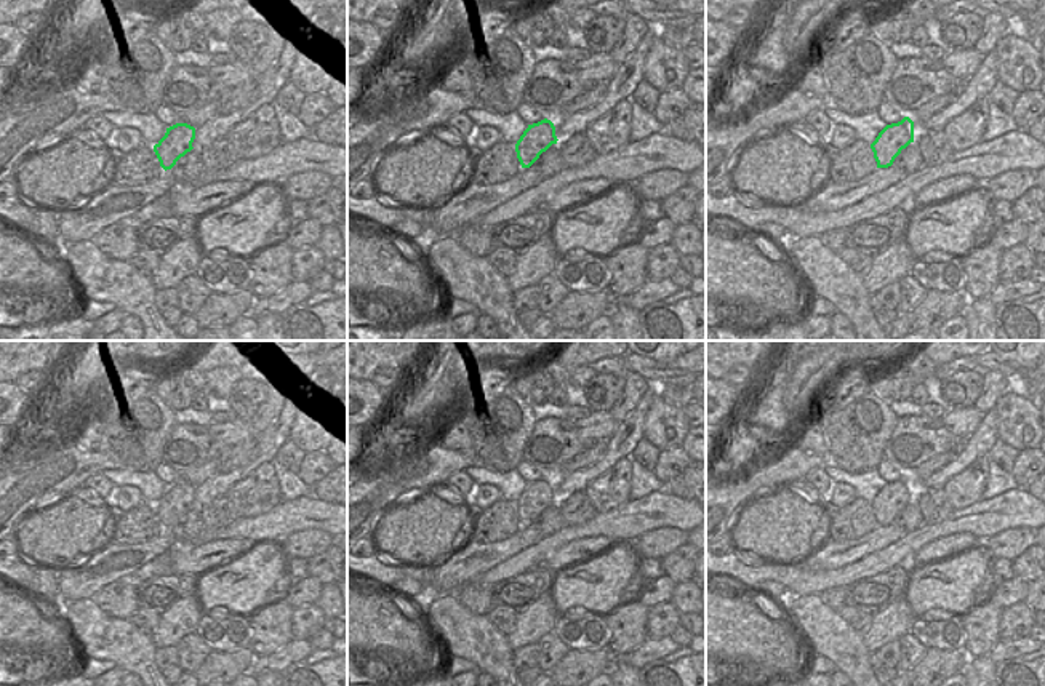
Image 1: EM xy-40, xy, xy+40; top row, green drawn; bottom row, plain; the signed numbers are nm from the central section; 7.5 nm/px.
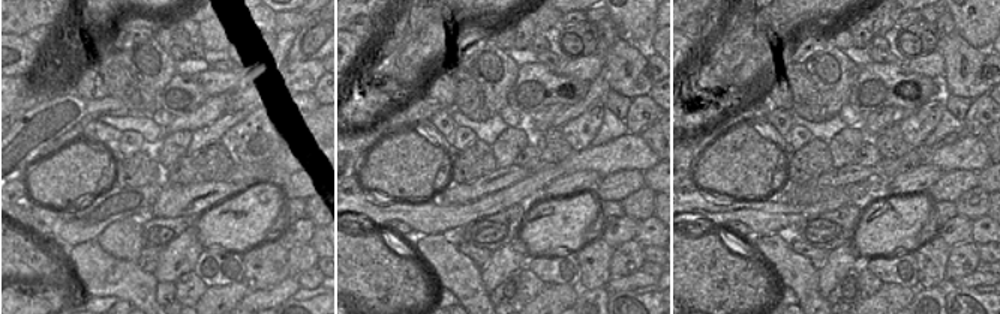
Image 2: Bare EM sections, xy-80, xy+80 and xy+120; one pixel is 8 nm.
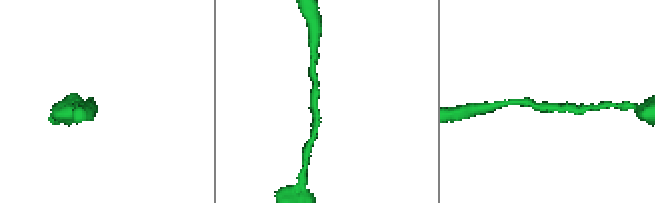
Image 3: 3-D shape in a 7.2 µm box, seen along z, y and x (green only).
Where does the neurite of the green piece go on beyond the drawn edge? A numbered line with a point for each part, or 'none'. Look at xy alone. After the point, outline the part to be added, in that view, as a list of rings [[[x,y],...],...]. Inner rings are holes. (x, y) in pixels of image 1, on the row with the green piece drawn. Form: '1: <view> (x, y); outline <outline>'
none

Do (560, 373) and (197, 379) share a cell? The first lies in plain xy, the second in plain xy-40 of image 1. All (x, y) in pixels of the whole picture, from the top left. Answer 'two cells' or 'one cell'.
one cell

